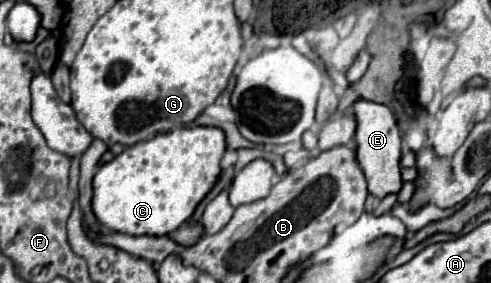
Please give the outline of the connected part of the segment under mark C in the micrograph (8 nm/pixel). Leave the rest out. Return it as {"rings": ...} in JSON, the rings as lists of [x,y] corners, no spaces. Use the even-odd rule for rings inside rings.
{"rings":[[[184,126],[168,134],[158,134],[150,140],[138,142],[118,154],[112,162],[102,164],[94,176],[92,208],[98,222],[114,232],[132,236],[164,236],[178,230],[202,202],[202,198],[214,188],[220,176],[220,160],[226,152],[226,138],[220,128],[210,126]]]}

